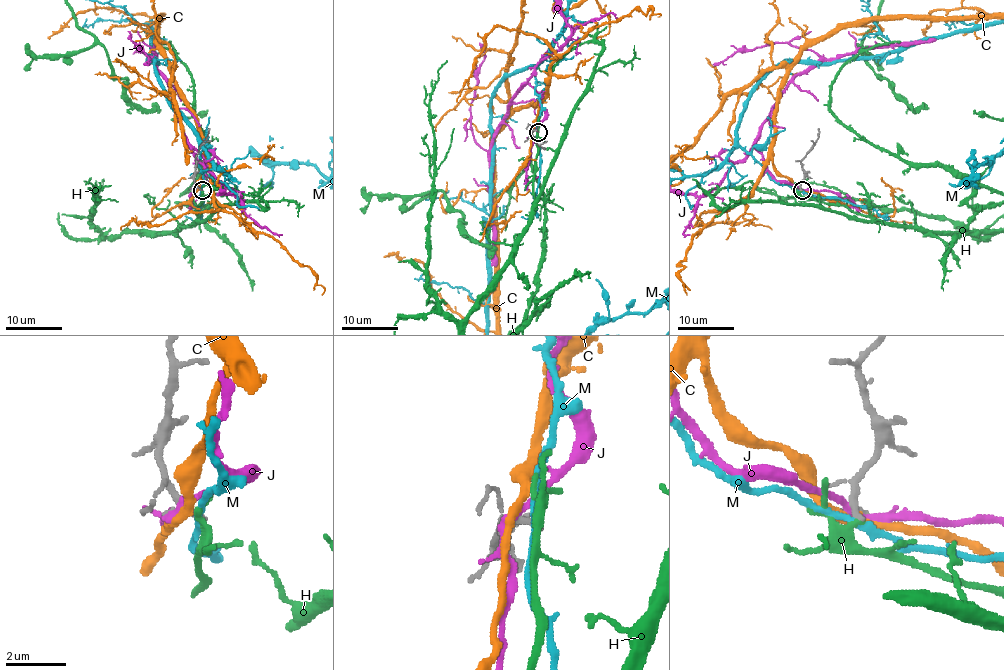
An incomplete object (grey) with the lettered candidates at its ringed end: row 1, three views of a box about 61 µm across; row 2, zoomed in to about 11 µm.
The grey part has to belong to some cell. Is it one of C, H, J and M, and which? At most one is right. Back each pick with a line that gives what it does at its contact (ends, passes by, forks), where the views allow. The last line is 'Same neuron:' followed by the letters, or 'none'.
Same neuron: none

